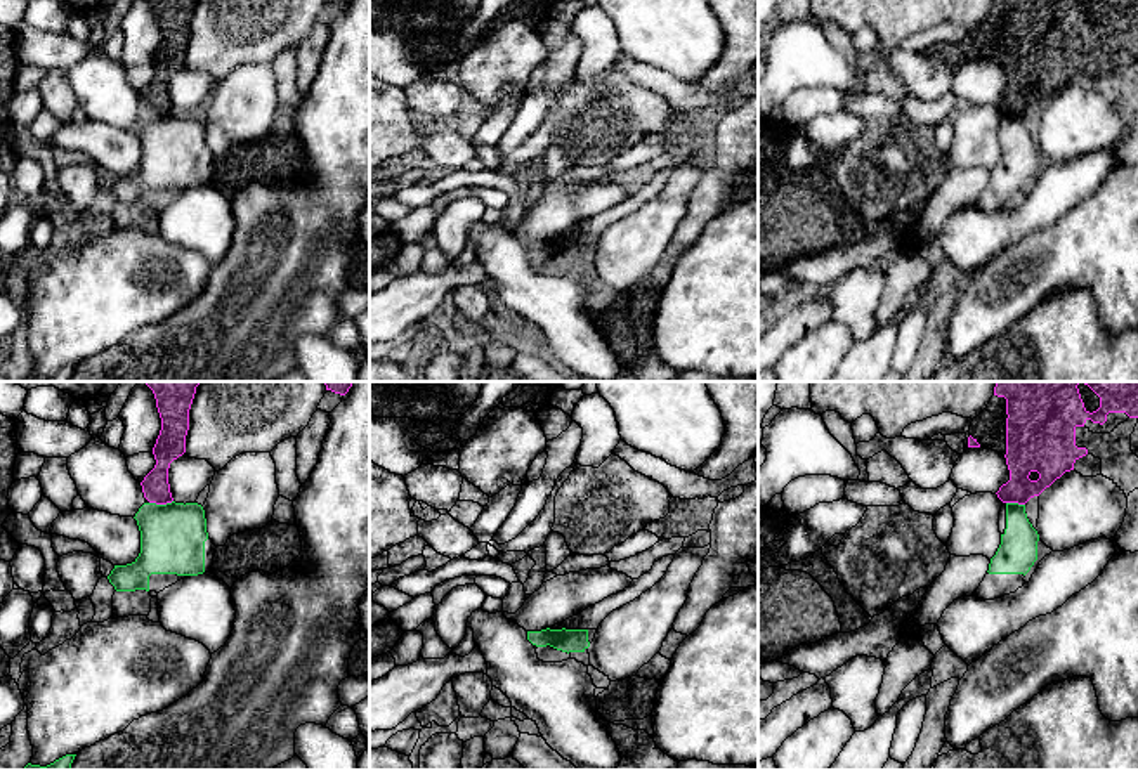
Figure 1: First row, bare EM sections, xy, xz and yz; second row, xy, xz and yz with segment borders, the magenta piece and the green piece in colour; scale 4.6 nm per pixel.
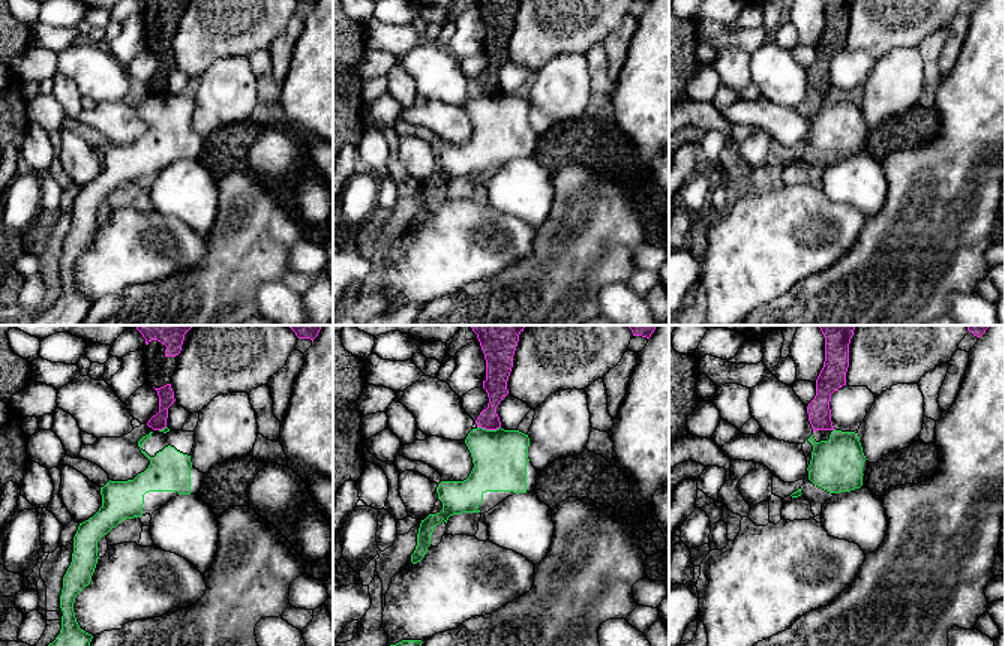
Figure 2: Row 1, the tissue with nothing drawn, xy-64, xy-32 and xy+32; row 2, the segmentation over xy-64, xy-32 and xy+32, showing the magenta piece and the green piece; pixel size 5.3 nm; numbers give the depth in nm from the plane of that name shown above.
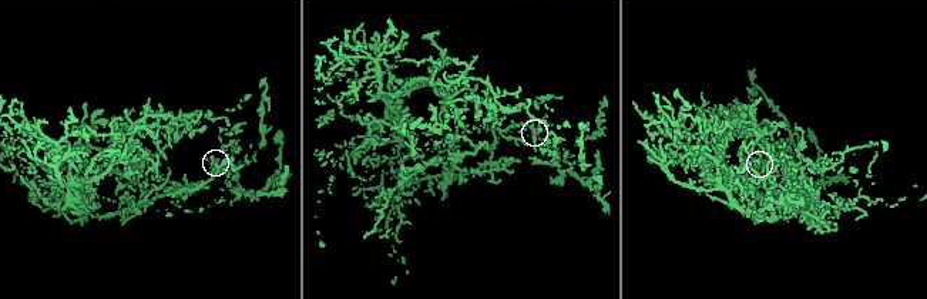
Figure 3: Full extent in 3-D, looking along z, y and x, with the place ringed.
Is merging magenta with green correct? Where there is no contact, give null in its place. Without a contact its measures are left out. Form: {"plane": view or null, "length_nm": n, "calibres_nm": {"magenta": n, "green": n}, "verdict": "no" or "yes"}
{"plane": "xy", "length_nm": 110, "calibres_nm": {"magenta": 130, "green": 300}, "verdict": "no"}

